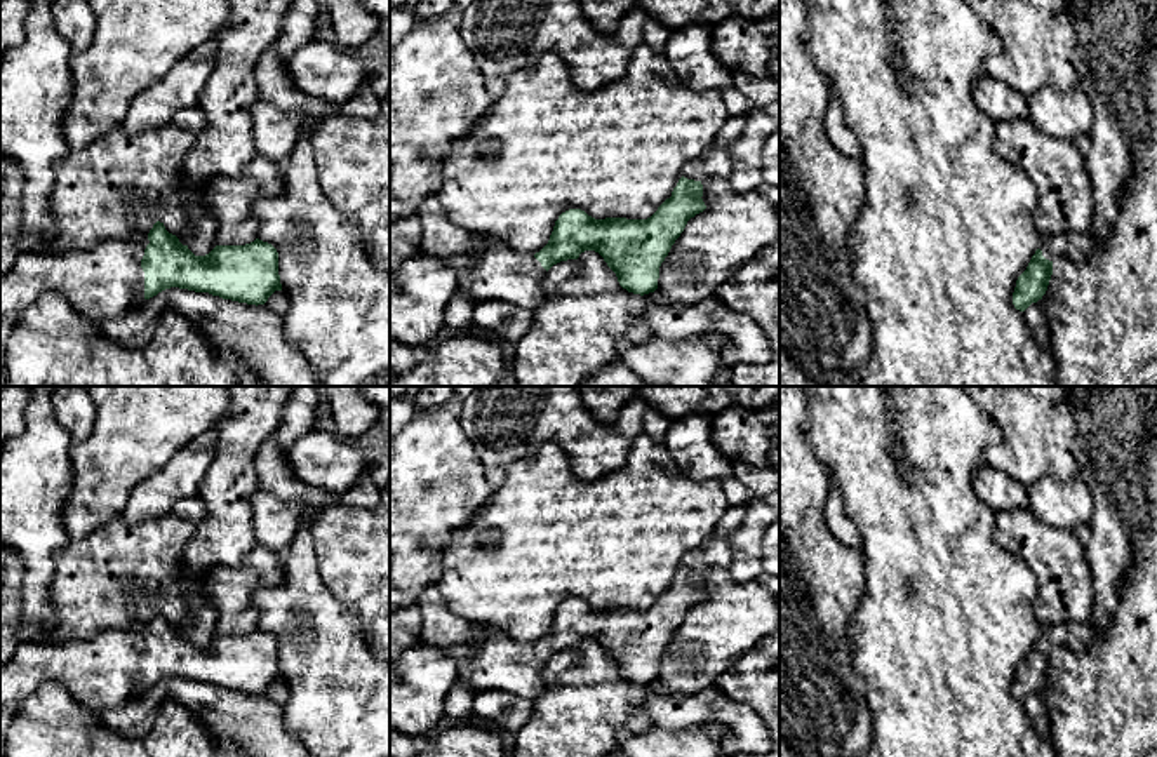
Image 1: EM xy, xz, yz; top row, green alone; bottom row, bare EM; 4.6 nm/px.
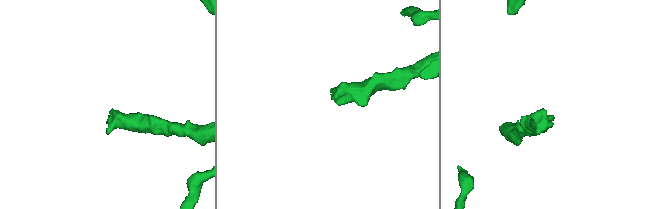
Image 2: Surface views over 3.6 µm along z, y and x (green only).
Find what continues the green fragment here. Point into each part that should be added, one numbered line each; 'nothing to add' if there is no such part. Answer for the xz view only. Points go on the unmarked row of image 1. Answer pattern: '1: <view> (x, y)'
1: xz (496, 663)

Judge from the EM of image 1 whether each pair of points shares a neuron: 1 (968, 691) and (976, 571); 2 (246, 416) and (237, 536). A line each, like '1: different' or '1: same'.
1: same
2: same

